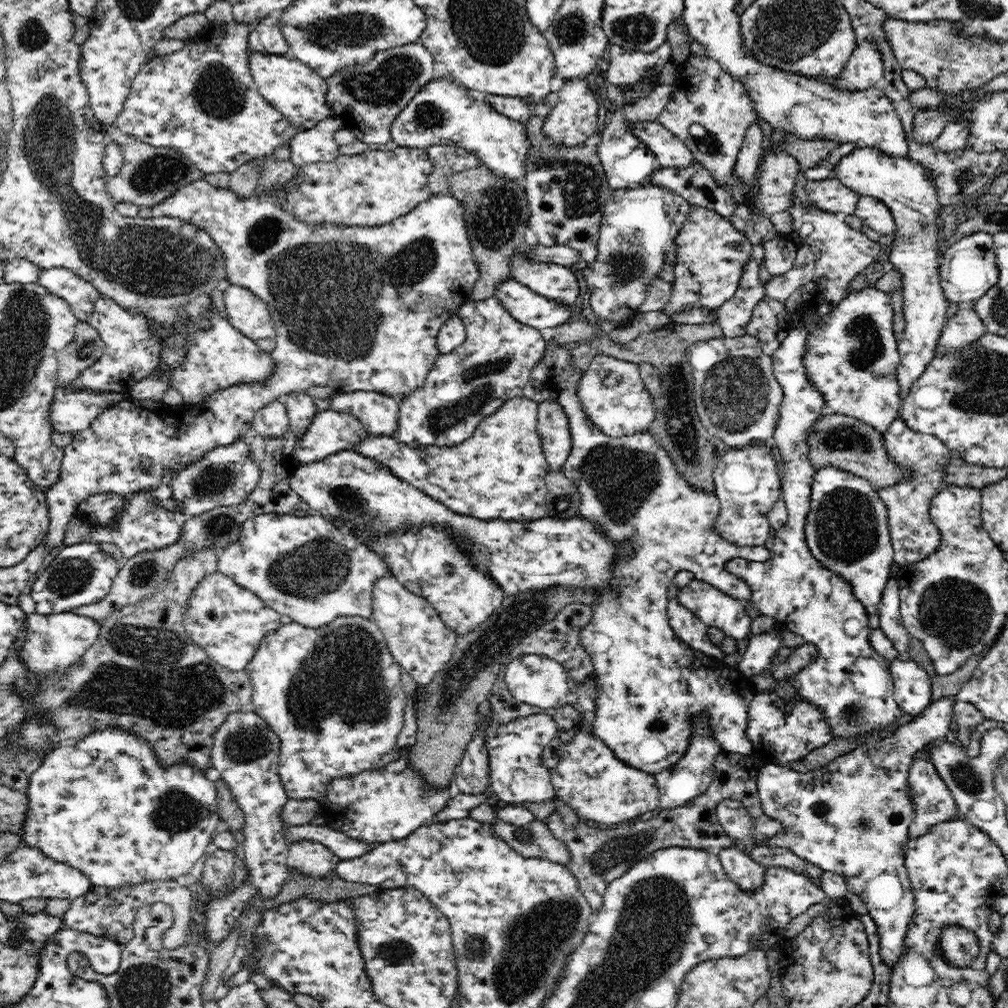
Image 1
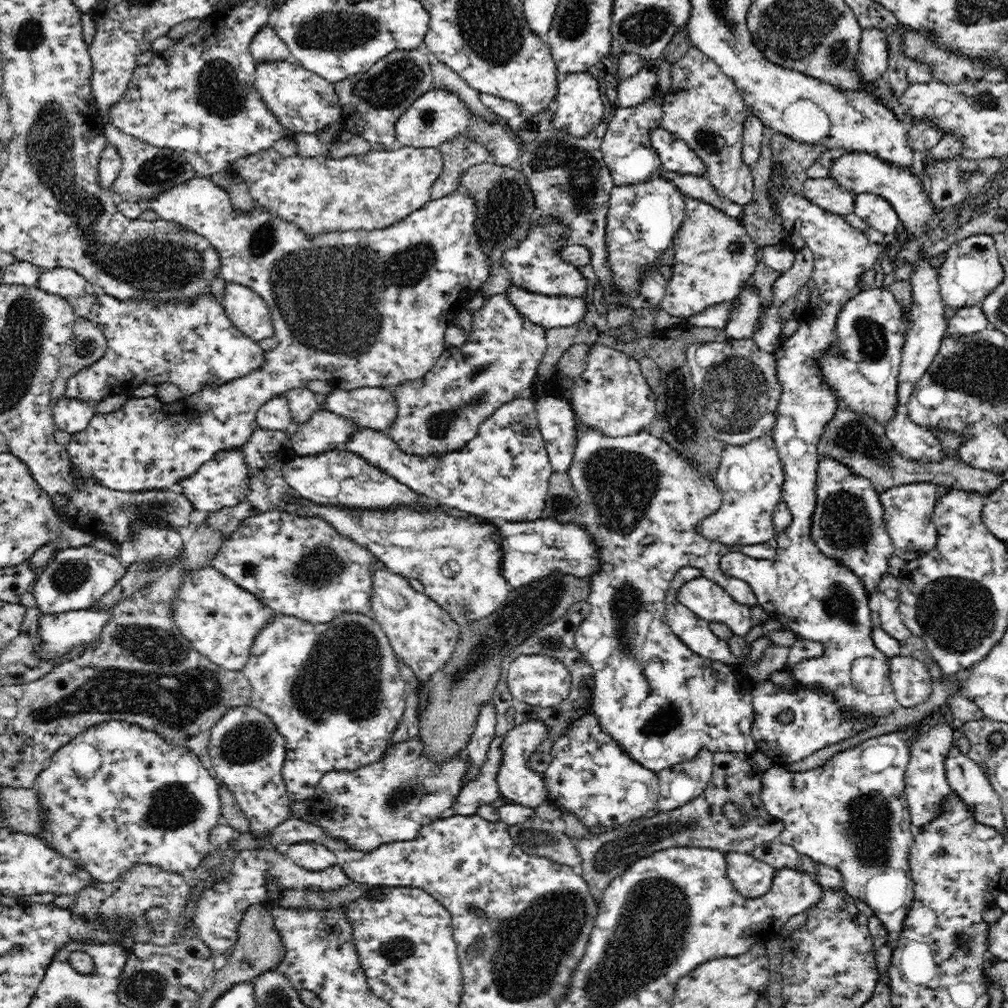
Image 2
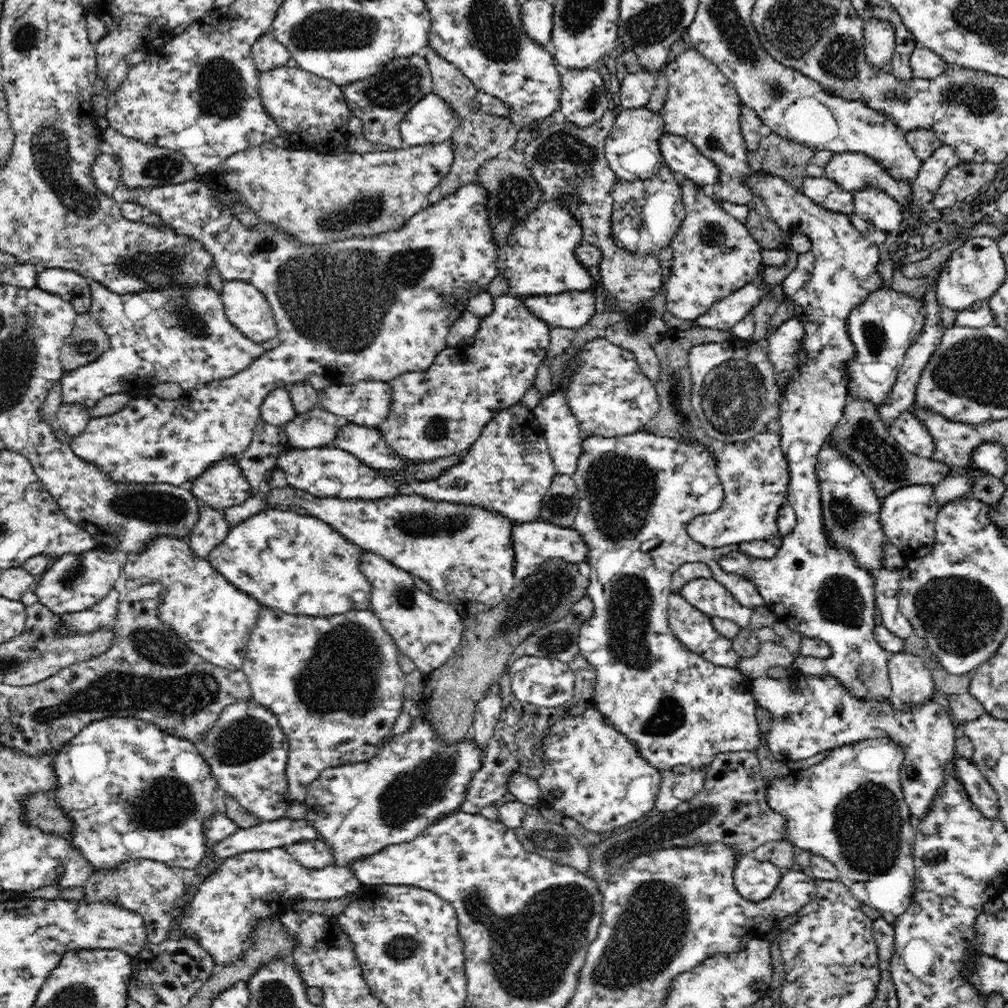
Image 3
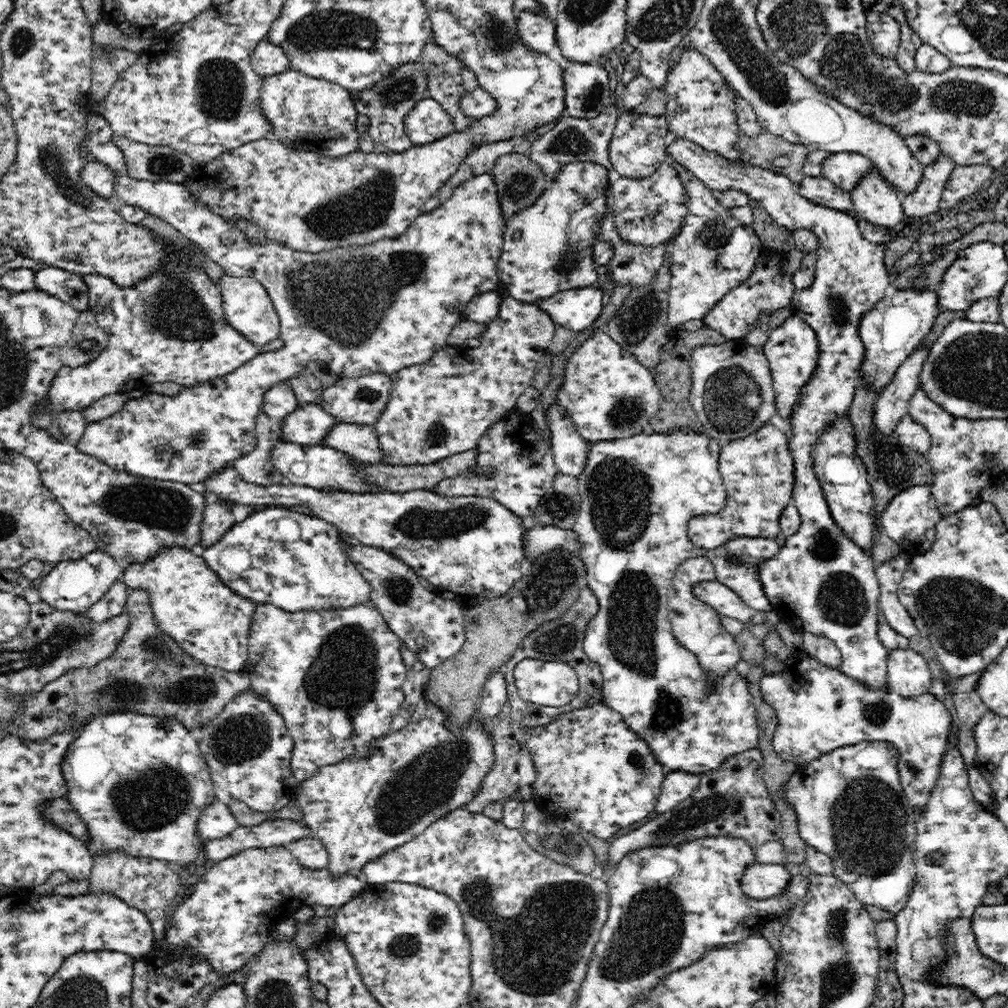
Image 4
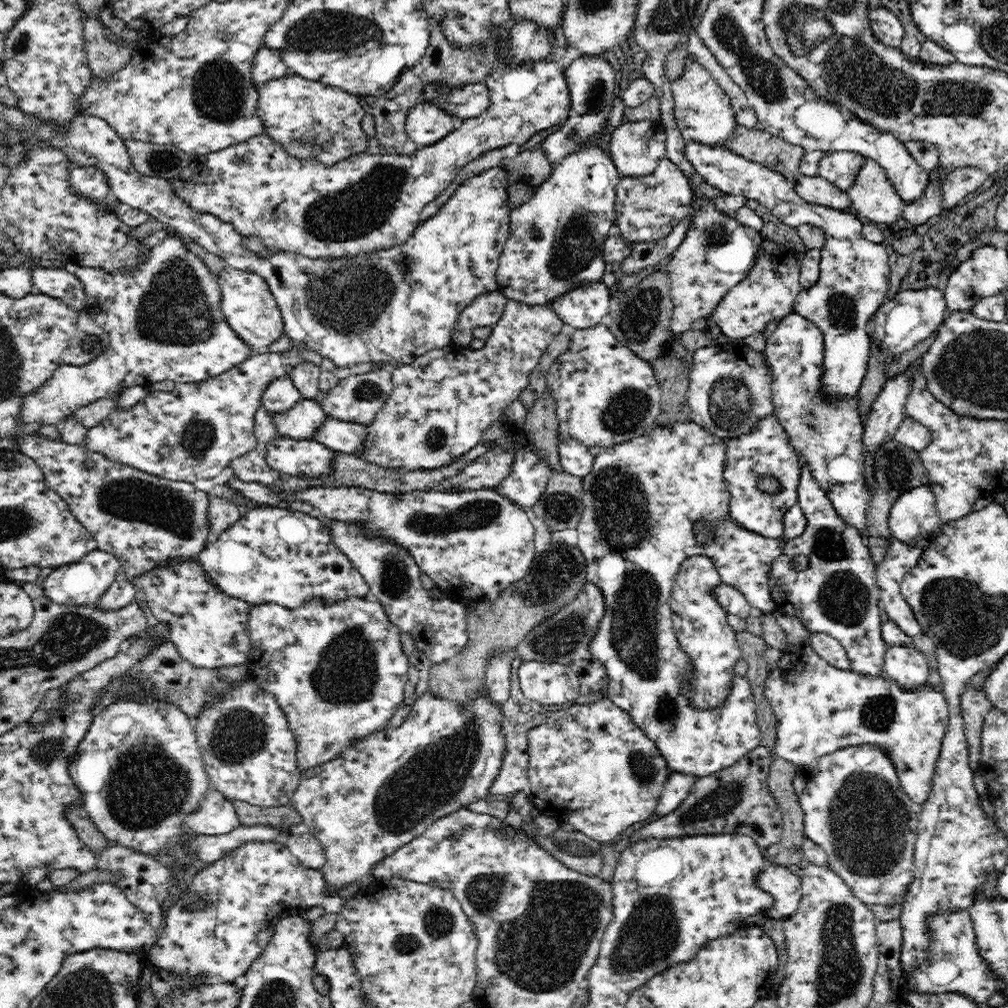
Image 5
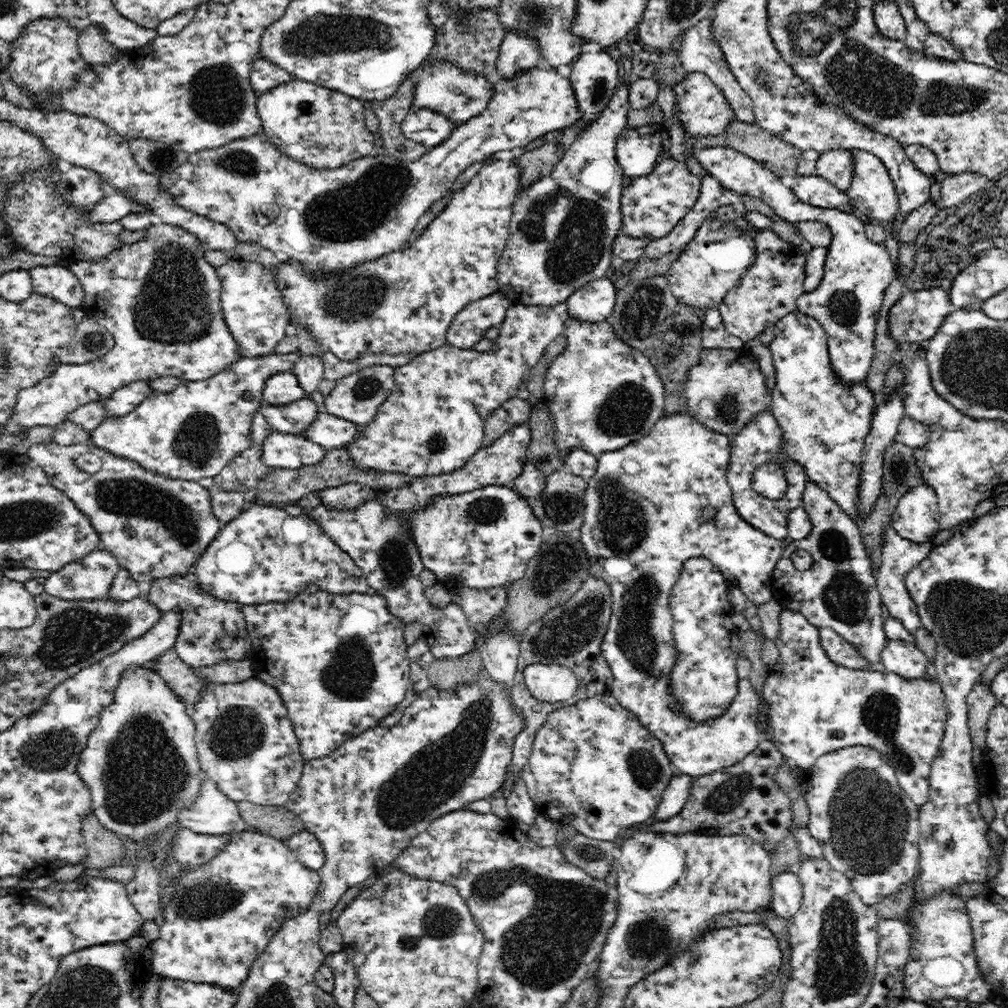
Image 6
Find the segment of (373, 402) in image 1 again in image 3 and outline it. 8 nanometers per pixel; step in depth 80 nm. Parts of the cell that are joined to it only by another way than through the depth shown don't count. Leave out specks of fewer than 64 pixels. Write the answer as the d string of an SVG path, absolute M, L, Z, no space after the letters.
M360 381L354 385L331 385L324 390L320 407L346 423L378 429L388 418L392 388L384 381Z

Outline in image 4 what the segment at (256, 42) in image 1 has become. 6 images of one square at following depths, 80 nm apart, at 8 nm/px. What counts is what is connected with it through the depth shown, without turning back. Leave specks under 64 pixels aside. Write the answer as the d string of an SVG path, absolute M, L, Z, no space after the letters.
M264 39L254 49L251 65L256 74L262 79L267 76L279 75L280 72L290 69L288 57L282 48Z

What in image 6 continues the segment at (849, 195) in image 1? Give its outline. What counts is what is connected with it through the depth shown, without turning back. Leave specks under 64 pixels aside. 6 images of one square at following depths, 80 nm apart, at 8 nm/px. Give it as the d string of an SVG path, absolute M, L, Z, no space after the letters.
M797 174L794 187L791 189L796 198L813 207L837 209L842 204L849 202L849 196L845 191L836 188L828 180L818 175Z

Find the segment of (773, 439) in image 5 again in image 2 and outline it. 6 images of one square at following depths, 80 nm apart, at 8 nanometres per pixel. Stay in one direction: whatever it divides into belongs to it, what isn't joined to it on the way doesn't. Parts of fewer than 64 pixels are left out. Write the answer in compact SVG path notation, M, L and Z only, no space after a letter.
M756 437L744 445L727 445L712 475L722 494L720 508L696 526L697 534L709 542L728 546L762 544L774 536L773 512L782 502L783 463L773 437Z

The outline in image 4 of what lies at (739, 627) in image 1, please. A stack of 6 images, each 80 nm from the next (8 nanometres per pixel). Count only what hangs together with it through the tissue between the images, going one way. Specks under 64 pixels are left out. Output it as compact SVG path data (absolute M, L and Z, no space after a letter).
M718 580L696 584L694 593L710 604L719 616L730 616L740 622L749 622L752 618L752 610L744 601L725 584Z

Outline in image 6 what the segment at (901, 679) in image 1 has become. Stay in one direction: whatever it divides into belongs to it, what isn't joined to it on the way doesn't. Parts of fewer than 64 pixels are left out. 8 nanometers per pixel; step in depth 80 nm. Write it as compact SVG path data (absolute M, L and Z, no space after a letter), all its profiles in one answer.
M888 640L881 652L884 670L904 677L923 677L927 656L915 645L902 640Z

